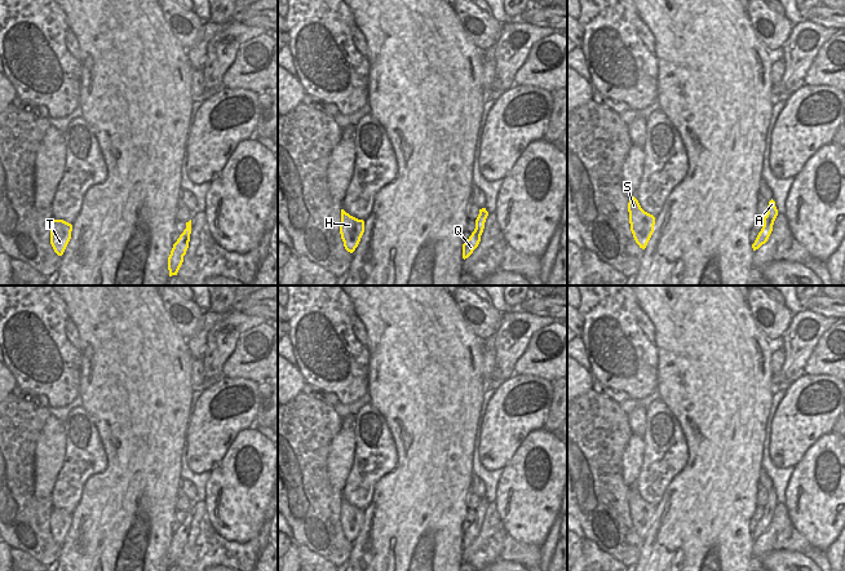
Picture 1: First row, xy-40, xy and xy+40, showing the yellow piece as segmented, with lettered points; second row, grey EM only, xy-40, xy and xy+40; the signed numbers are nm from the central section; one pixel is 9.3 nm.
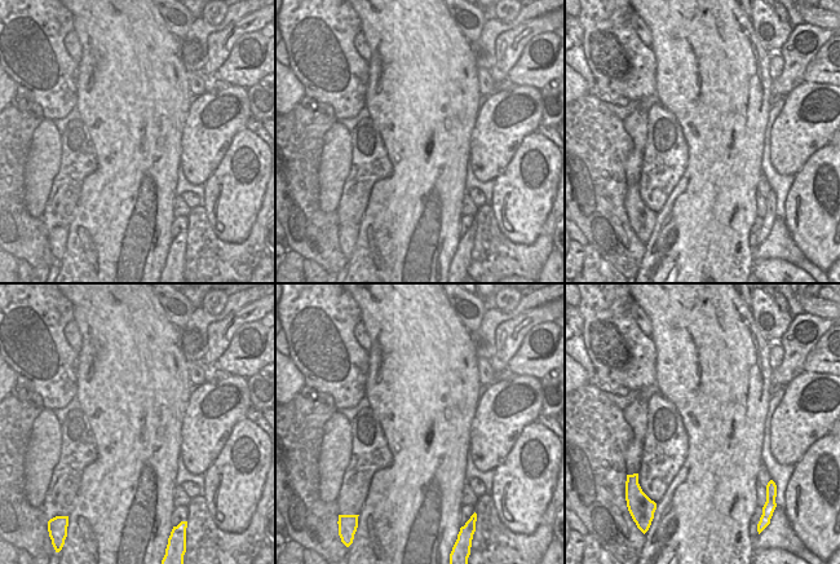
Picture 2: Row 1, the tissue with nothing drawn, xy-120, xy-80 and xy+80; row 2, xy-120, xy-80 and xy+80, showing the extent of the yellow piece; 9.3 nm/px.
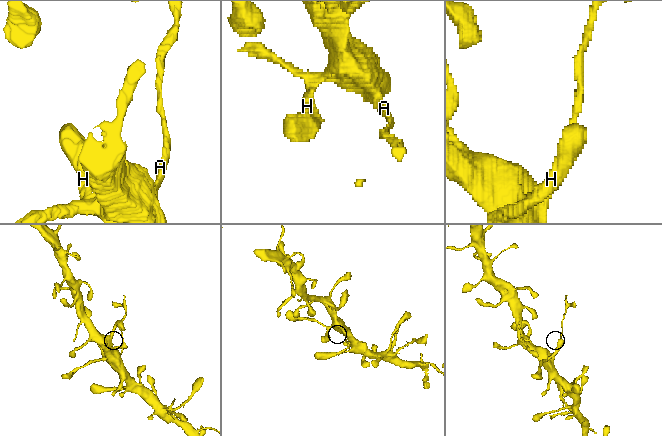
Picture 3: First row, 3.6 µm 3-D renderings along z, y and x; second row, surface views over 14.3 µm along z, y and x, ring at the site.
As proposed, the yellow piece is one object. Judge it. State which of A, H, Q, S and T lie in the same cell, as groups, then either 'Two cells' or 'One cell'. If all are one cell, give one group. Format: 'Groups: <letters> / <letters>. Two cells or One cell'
Groups: A / H Q S T. Two cells

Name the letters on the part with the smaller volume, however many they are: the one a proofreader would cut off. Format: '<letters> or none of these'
A

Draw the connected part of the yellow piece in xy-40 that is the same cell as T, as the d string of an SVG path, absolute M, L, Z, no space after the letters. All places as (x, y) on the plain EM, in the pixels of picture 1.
M53 509L50 513L50 534L58 545L62 545L70 528L72 514L63 509Z

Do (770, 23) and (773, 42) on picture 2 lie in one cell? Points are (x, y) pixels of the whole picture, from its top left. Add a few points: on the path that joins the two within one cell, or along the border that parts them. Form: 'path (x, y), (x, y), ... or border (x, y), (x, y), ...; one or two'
path (770, 27), (772, 38); one

